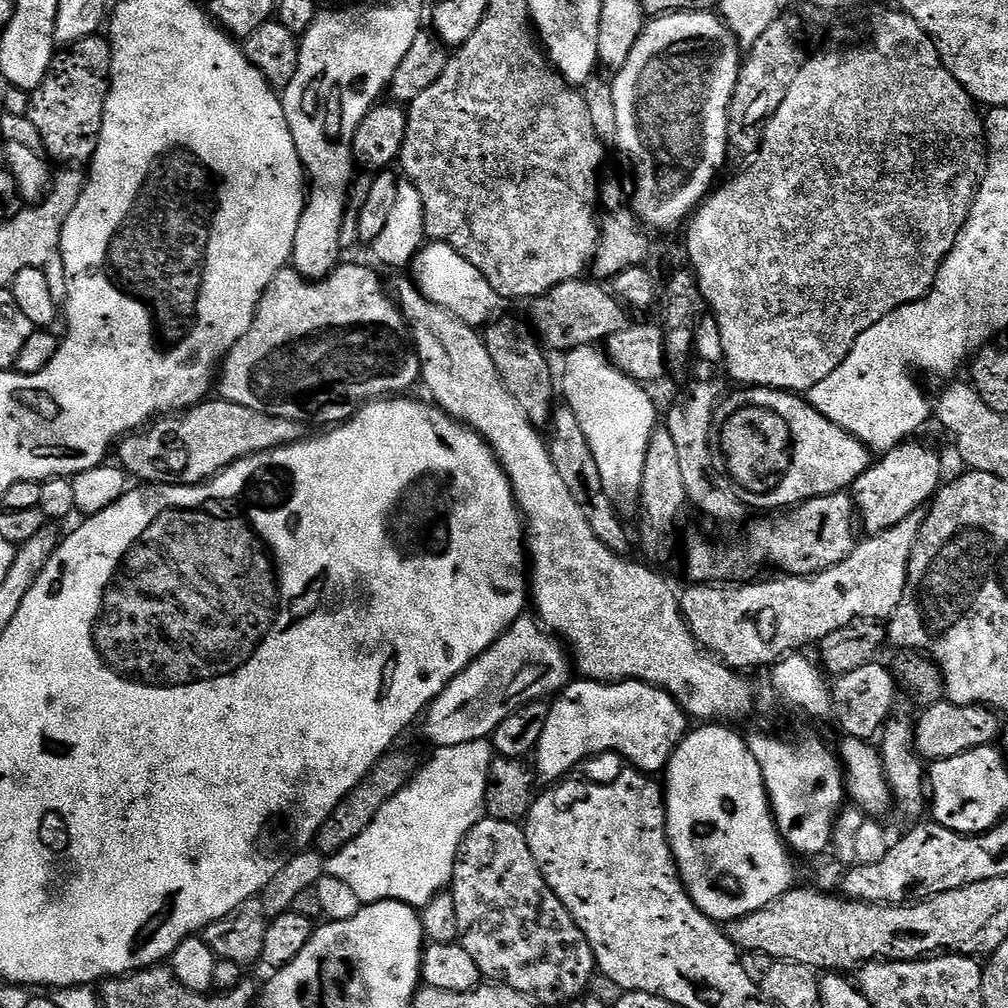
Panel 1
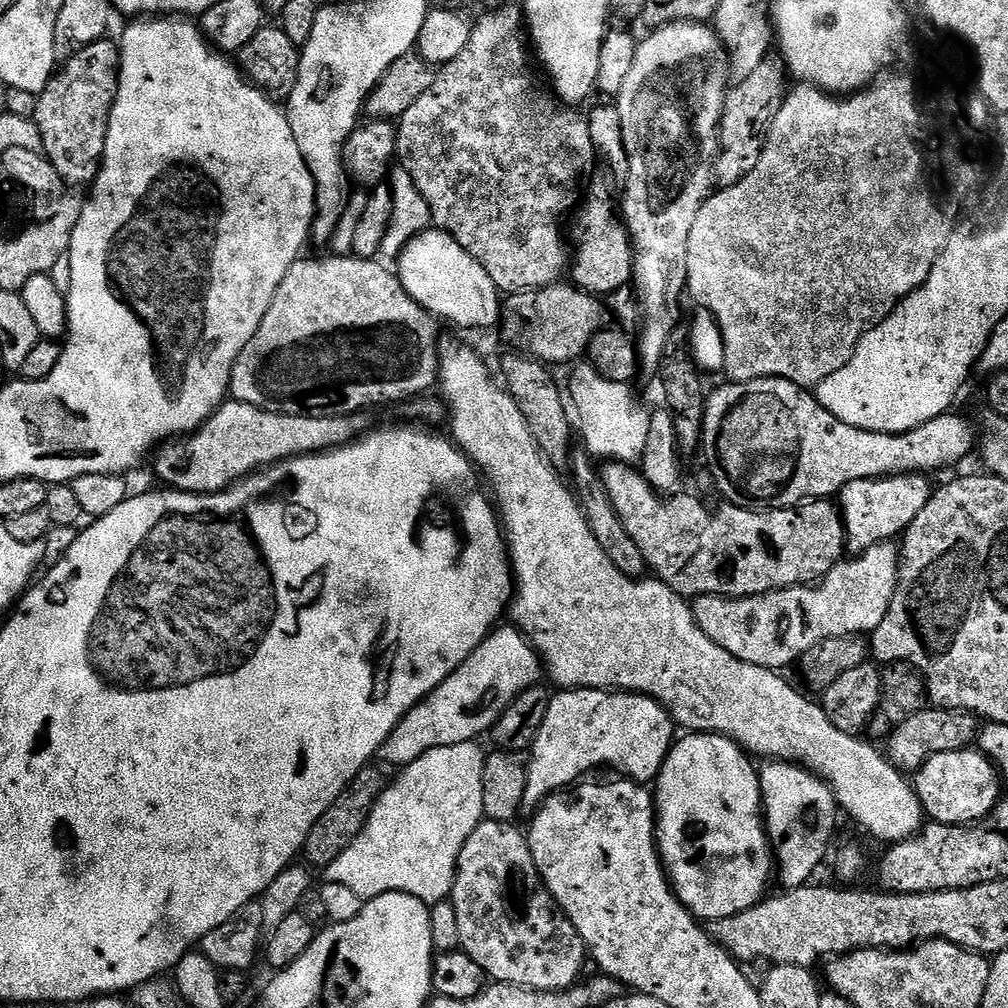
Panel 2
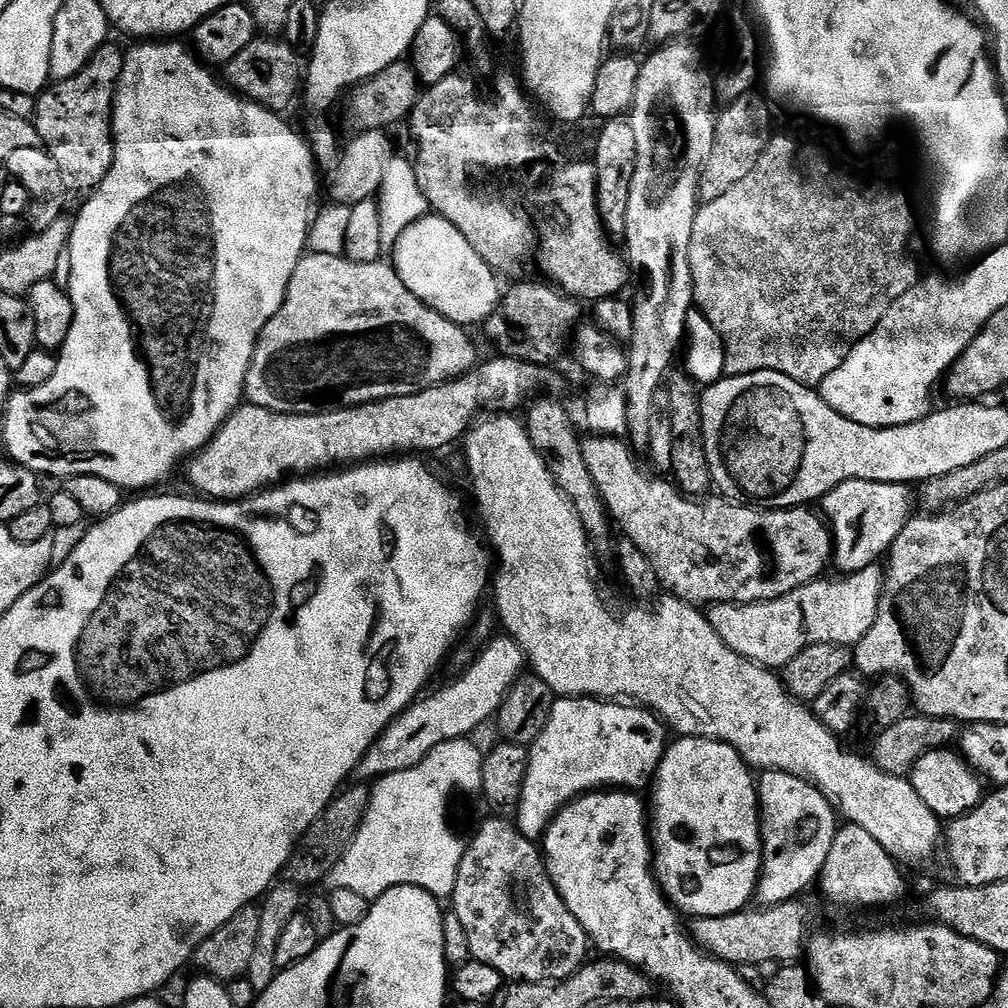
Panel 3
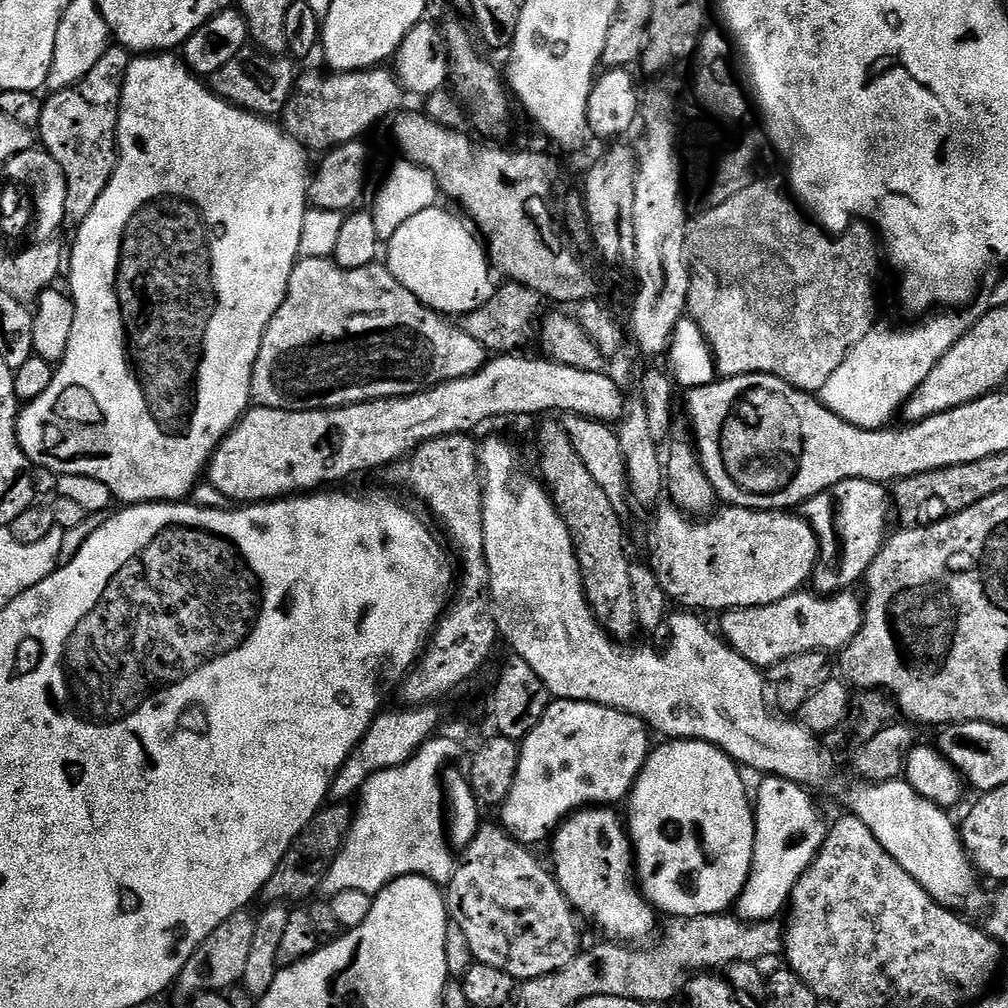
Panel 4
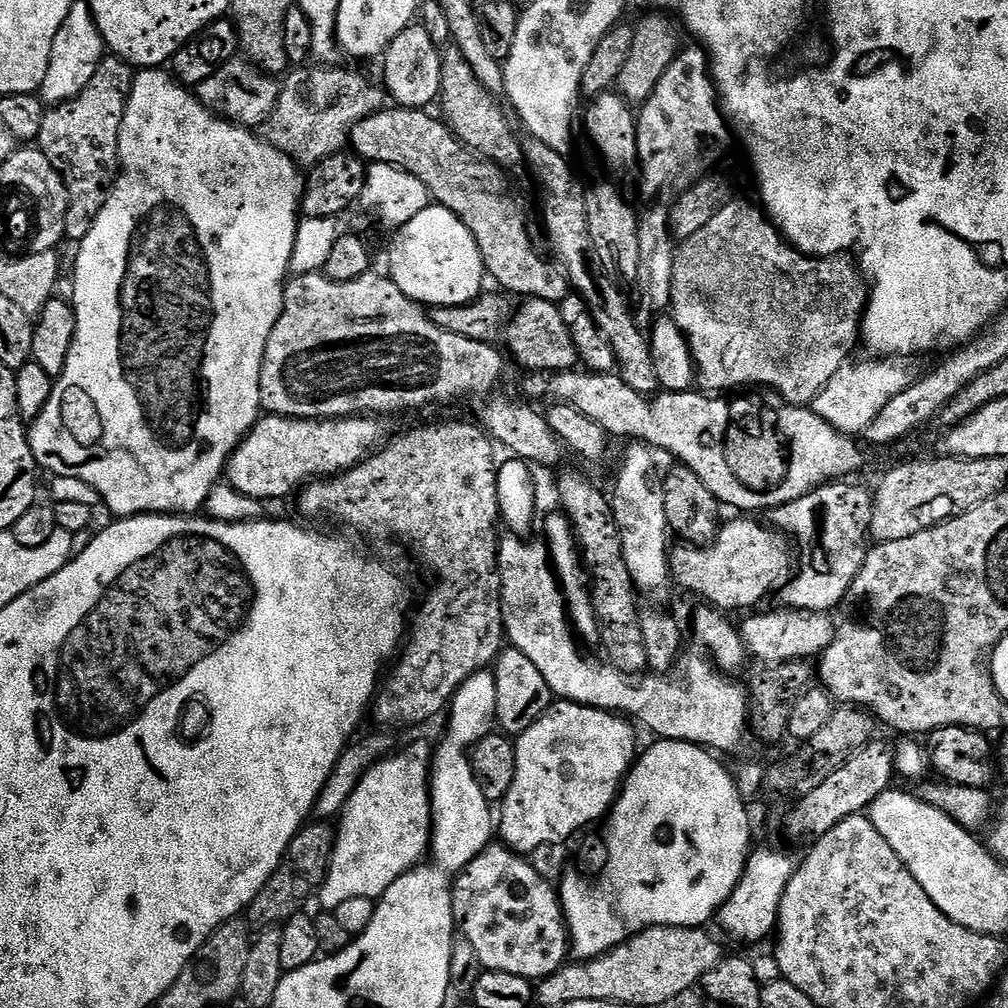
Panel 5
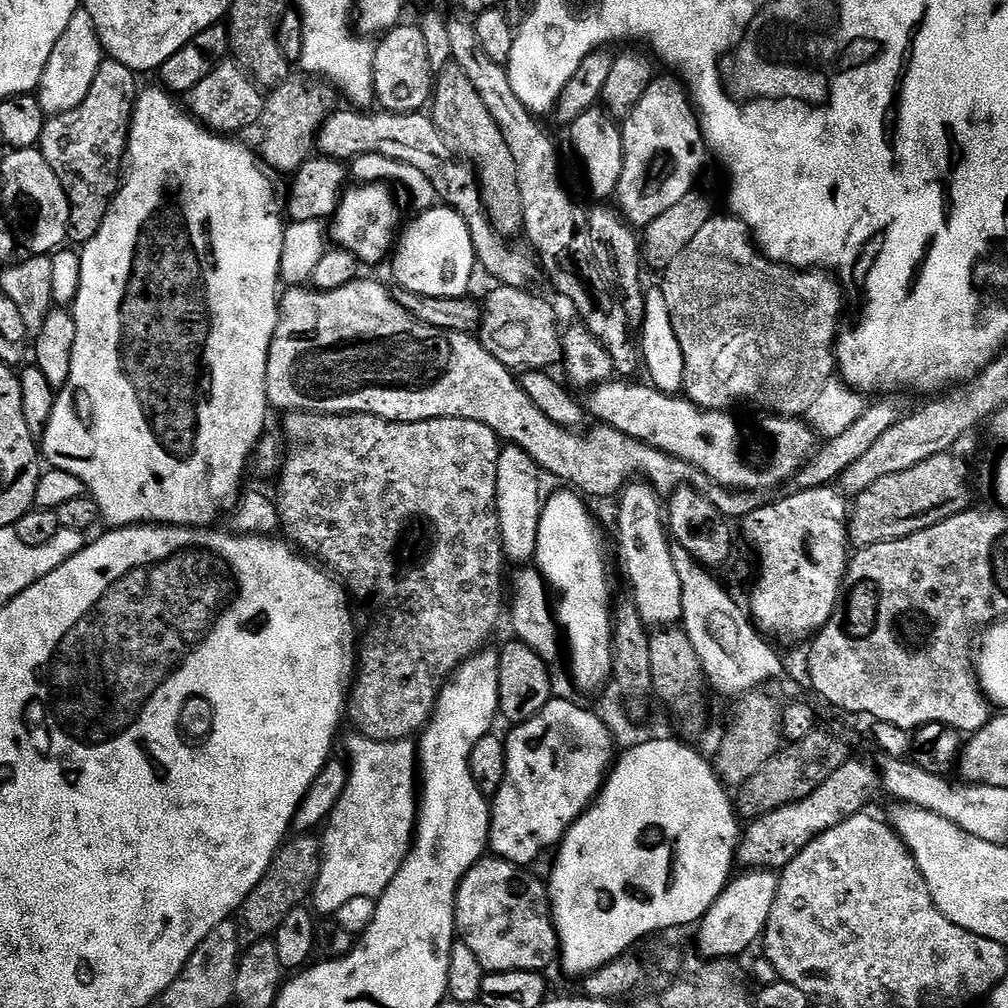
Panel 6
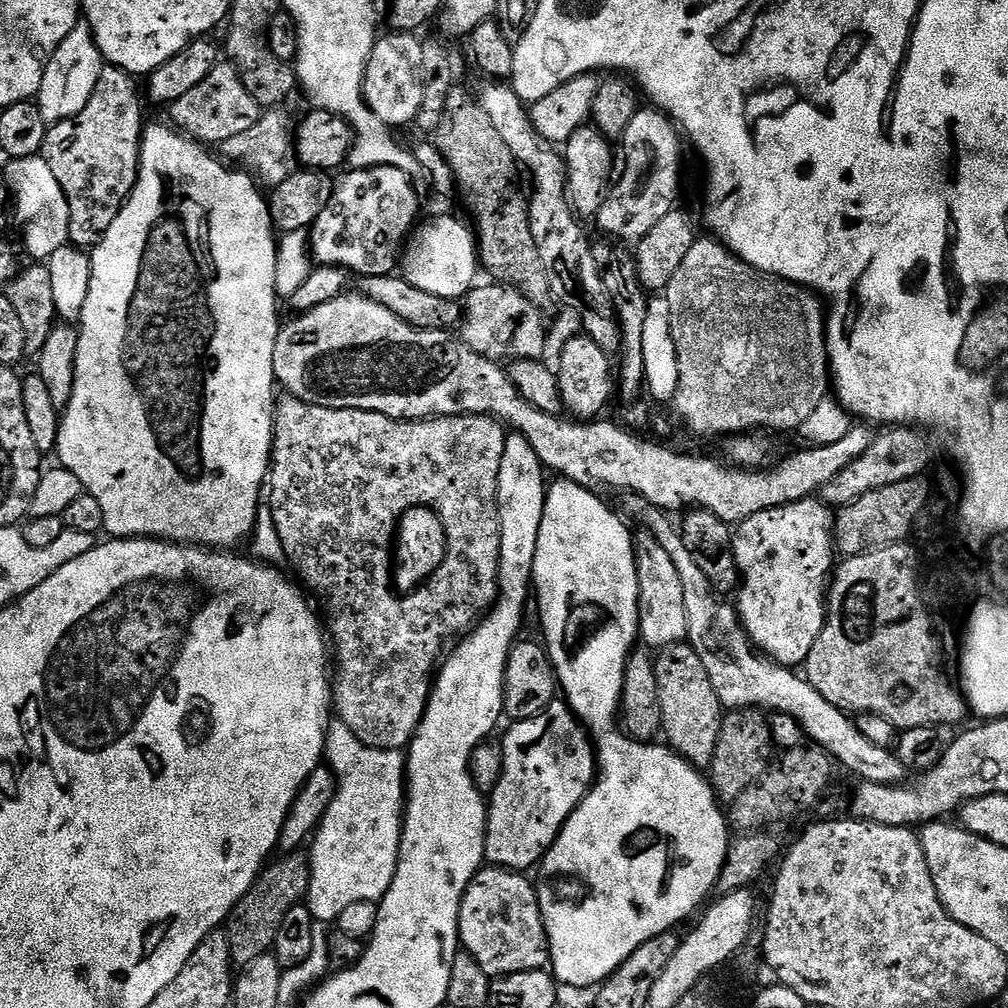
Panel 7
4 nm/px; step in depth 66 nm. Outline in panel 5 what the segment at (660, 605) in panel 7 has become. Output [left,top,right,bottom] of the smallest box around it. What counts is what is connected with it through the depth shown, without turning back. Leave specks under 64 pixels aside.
[610,442,674,597]

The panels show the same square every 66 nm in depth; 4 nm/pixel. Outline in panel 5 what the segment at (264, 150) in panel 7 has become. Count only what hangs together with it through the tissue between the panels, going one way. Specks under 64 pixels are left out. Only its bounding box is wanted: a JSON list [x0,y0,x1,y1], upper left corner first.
[266,66,386,170]

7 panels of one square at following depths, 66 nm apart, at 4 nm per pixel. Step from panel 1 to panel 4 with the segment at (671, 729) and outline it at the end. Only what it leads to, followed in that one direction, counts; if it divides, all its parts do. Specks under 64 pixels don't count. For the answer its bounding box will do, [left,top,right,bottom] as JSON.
[499,699,650,846]

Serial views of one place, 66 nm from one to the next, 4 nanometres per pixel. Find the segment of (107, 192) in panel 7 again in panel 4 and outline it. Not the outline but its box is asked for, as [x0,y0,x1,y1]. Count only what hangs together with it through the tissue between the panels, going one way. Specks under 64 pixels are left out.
[38,46,133,226]

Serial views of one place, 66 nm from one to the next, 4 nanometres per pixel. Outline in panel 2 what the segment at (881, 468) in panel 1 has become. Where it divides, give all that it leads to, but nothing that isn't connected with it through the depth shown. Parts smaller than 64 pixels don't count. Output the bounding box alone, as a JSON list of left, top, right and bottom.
[838,474,933,554]

